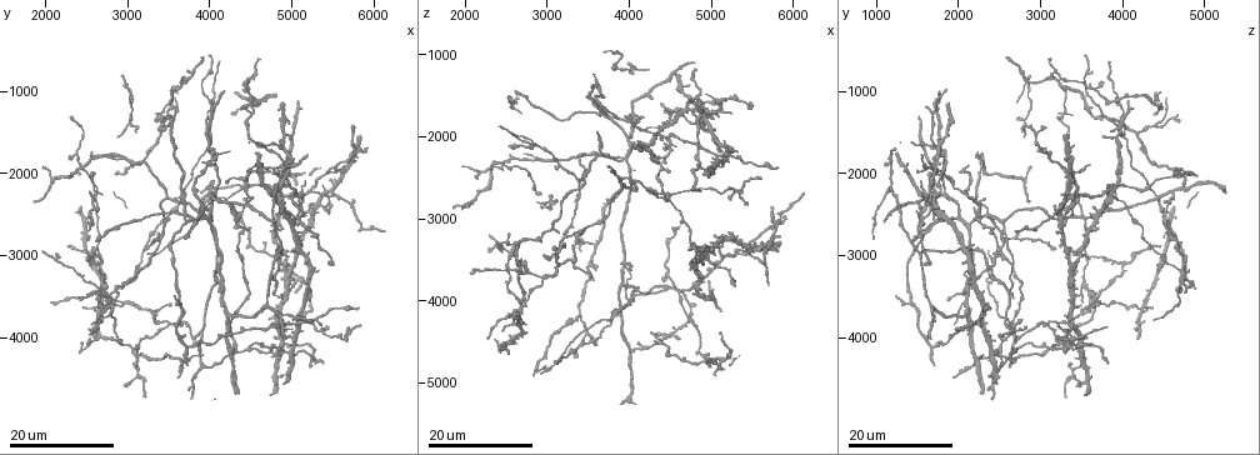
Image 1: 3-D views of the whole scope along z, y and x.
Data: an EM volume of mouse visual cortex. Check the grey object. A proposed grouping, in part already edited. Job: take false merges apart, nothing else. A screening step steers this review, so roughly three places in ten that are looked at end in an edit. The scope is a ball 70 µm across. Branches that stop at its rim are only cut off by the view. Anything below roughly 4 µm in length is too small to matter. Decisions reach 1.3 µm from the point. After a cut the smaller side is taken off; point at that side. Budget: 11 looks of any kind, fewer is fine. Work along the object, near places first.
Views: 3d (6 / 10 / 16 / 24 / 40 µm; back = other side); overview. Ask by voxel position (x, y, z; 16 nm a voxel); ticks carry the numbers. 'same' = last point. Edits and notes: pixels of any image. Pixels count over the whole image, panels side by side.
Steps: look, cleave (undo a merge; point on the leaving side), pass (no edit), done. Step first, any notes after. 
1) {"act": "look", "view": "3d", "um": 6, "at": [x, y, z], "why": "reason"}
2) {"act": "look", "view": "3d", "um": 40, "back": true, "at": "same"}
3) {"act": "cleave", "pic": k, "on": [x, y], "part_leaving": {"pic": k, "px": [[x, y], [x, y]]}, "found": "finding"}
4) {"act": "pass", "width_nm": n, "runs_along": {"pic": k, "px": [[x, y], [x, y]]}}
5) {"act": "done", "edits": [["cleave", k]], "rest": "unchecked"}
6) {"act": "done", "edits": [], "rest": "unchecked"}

{"act": "look", "view": "3d", "um": 16, "at": [3600, 950, 3350], "why": "three-way junction"}

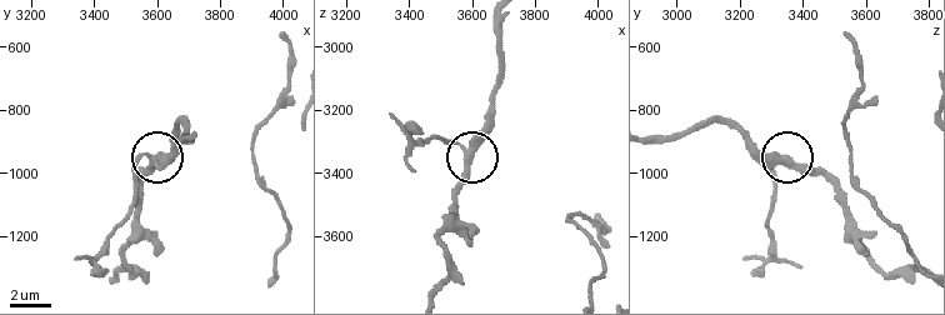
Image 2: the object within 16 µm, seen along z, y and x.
{"act": "look", "view": "3d", "um": 6, "at": [3580, 960, 3330]}

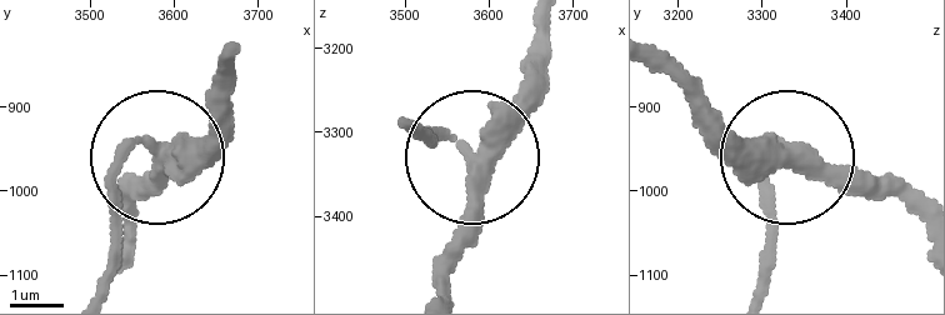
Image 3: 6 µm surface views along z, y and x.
{"act": "pass", "width_nm": 350, "found": "all the same neuron"}

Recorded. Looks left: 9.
{"act": "look", "view": "3d", "um": 24, "at": [3550, 1400, 4400], "why": "a fork"}

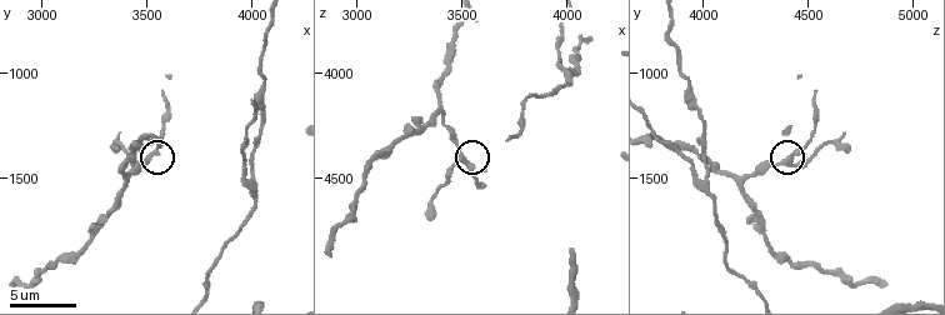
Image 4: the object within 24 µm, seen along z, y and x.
{"act": "look", "view": "3d", "um": 6, "at": [3510, 1420, 4410], "why": "zoom in"}

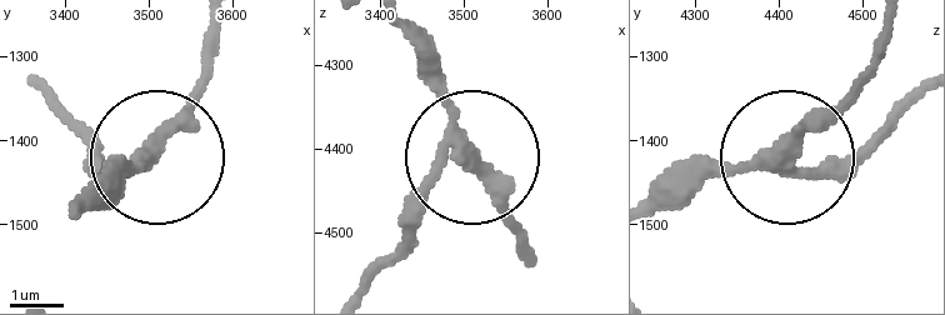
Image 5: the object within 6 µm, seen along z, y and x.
{"act": "pass", "side_arm_um": 6, "arms": 3, "found": "continuous, no second neuron"}

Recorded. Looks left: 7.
{"act": "look", "view": "3d", "um": 16, "at": [3350, 1250, 3250], "why": "thick turns thin"}

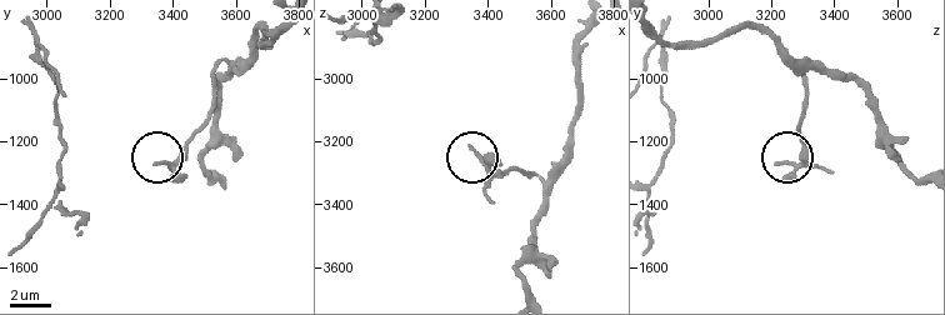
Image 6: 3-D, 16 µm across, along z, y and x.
{"act": "look", "view": "3d", "um": 10, "at": [3380, 1280, 3260]}

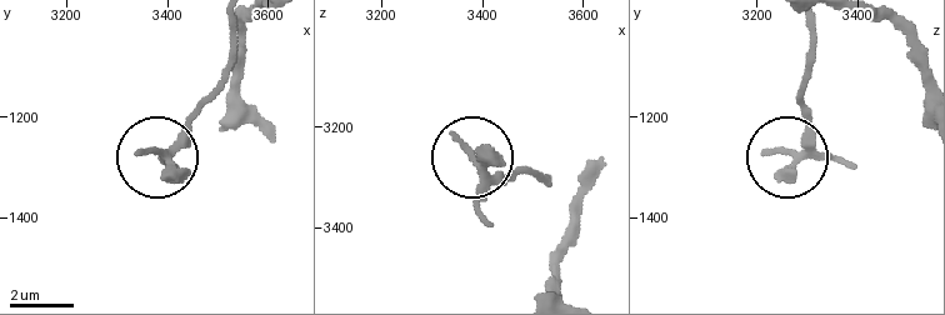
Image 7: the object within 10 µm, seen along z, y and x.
{"act": "pass", "arms": 3, "found": "all the same neuron"}

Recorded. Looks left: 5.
{"act": "look", "view": "3d", "um": 16, "at": [3400, 1530, 4190], "why": "three arms meet"}

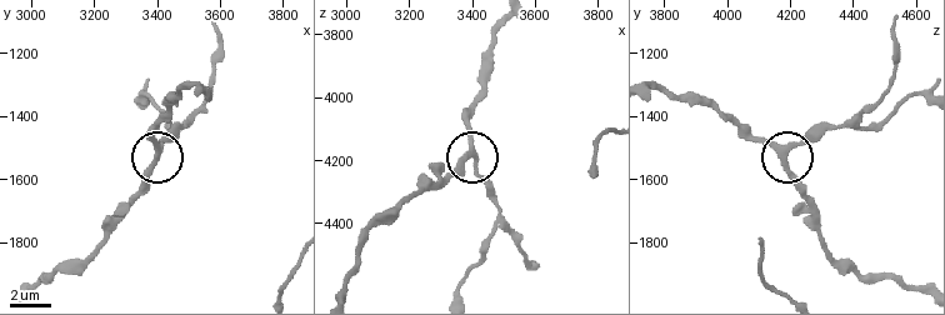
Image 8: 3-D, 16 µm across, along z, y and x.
{"act": "pass", "found": "continuous, no second neuron"}

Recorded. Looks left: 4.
{"act": "look", "view": "3d", "um": 16, "at": [2650, 3100, 4000], "why": "side arm on a straight run"}

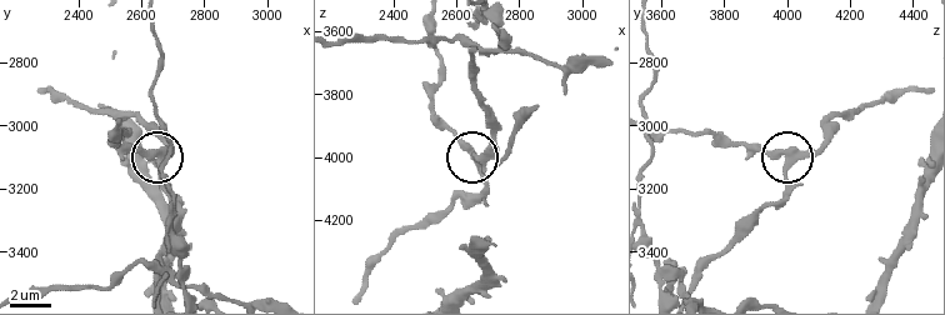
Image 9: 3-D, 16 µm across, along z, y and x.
{"act": "look", "view": "3d", "um": 10, "at": [2650, 3080, 4000]}

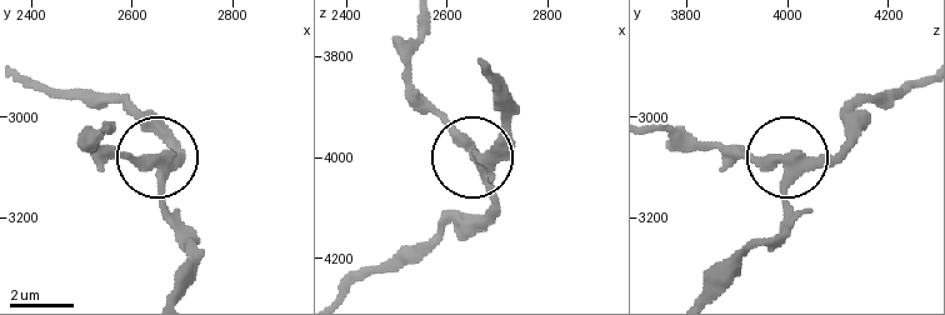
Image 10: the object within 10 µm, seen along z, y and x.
{"act": "pass", "side_arm_um": 12, "runs_along": {"pic": 10, "px": [[705, 293], [784, 220], [789, 159], [834, 156], [856, 143]]}, "found": "all the same neuron"}

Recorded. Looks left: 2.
{"act": "done", "edits": [], "rest": "unchecked"}

